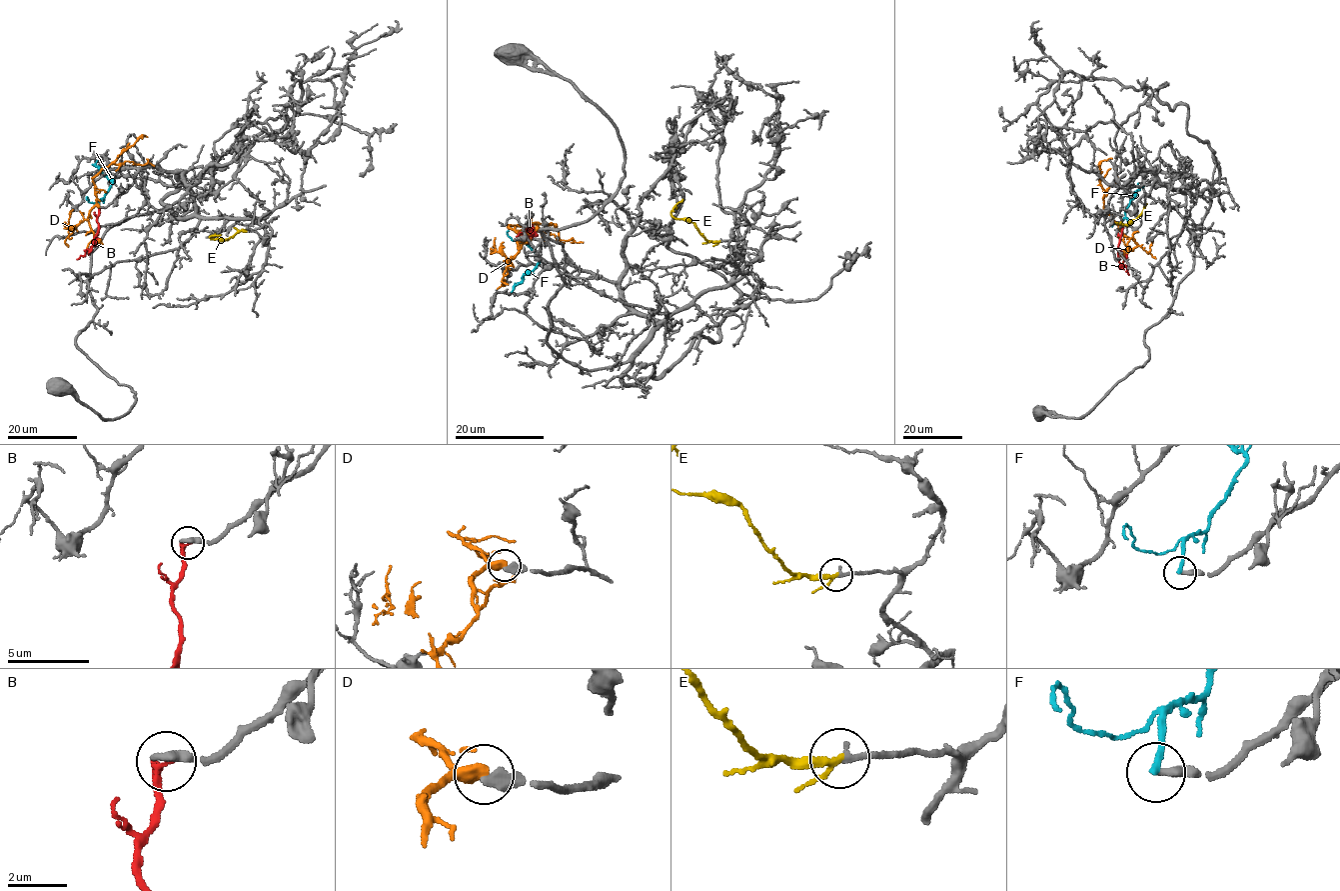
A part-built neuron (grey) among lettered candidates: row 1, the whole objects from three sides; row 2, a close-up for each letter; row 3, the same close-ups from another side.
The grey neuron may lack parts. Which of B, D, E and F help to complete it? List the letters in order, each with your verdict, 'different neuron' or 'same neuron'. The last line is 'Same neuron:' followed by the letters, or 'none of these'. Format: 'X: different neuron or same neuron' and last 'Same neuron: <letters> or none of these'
B: different neuron
D: different neuron
E: same neuron
F: different neuron
Same neuron: E

